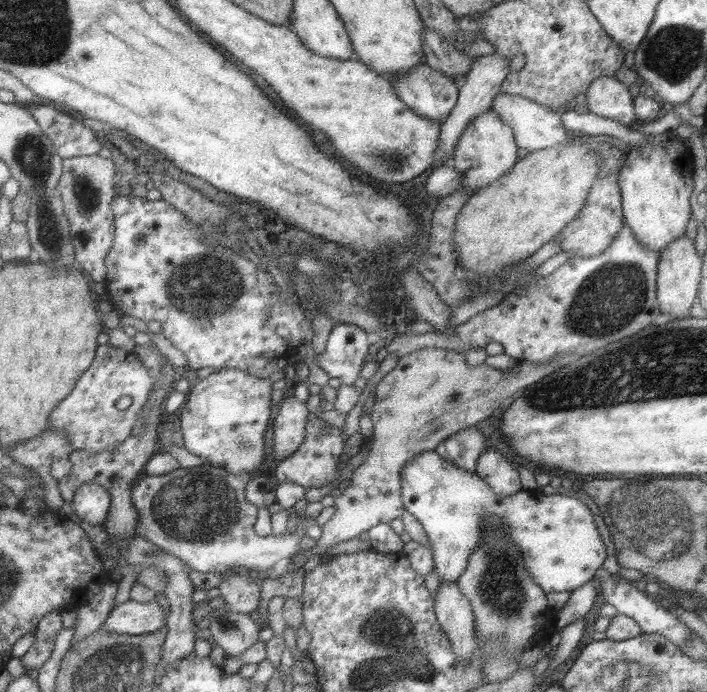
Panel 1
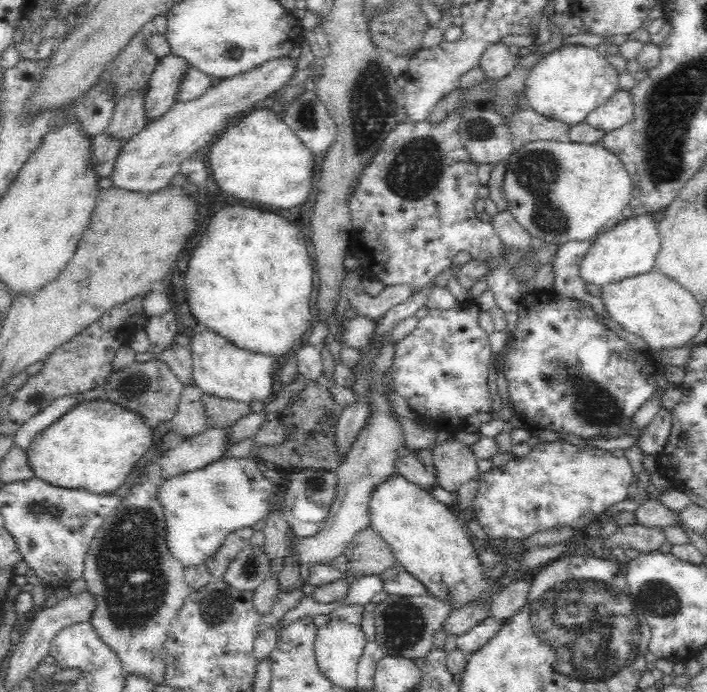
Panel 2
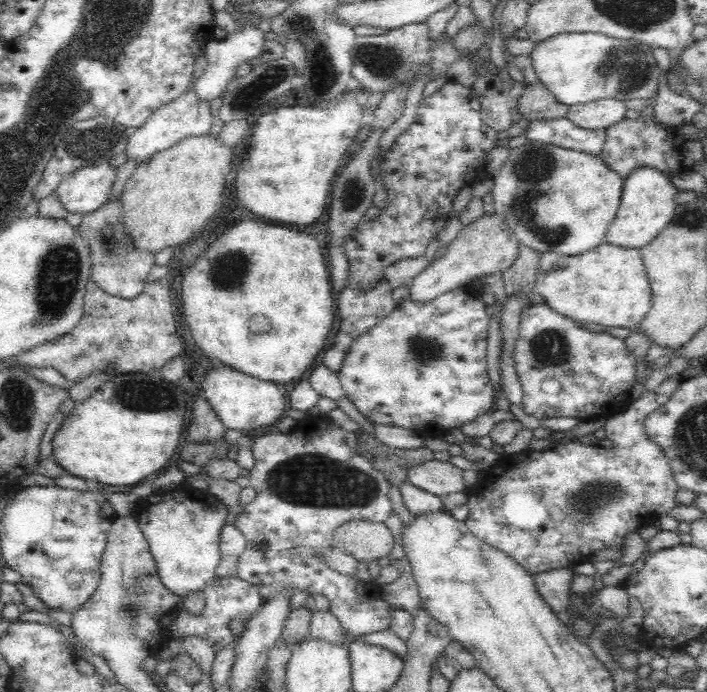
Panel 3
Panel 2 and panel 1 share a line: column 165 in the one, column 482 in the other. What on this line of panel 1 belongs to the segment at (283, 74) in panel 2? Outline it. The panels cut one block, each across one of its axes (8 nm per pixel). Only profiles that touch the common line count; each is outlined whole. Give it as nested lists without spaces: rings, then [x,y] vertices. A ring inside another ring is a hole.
[[[491,110],[474,117],[455,144],[450,165],[461,177],[460,190],[475,192],[479,187],[504,176],[517,161],[517,148],[509,126],[502,122]]]

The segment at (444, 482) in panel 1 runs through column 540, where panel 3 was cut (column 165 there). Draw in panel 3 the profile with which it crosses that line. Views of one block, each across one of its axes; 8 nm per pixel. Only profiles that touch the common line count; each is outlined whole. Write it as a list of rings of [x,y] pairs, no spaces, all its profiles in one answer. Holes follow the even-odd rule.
[[[182,485],[152,492],[137,501],[134,514],[154,557],[160,582],[169,592],[182,598],[194,592],[205,592],[218,578],[215,572],[220,562],[220,532],[228,507],[208,490]]]

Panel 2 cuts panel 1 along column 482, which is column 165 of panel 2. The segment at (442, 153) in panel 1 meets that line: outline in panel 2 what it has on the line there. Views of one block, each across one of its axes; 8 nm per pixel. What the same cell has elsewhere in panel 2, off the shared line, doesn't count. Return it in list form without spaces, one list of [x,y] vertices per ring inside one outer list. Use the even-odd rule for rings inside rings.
[[[172,53],[159,59],[147,82],[145,93],[145,116],[148,117],[148,123],[166,114],[175,104],[182,77],[189,66],[186,60]]]

